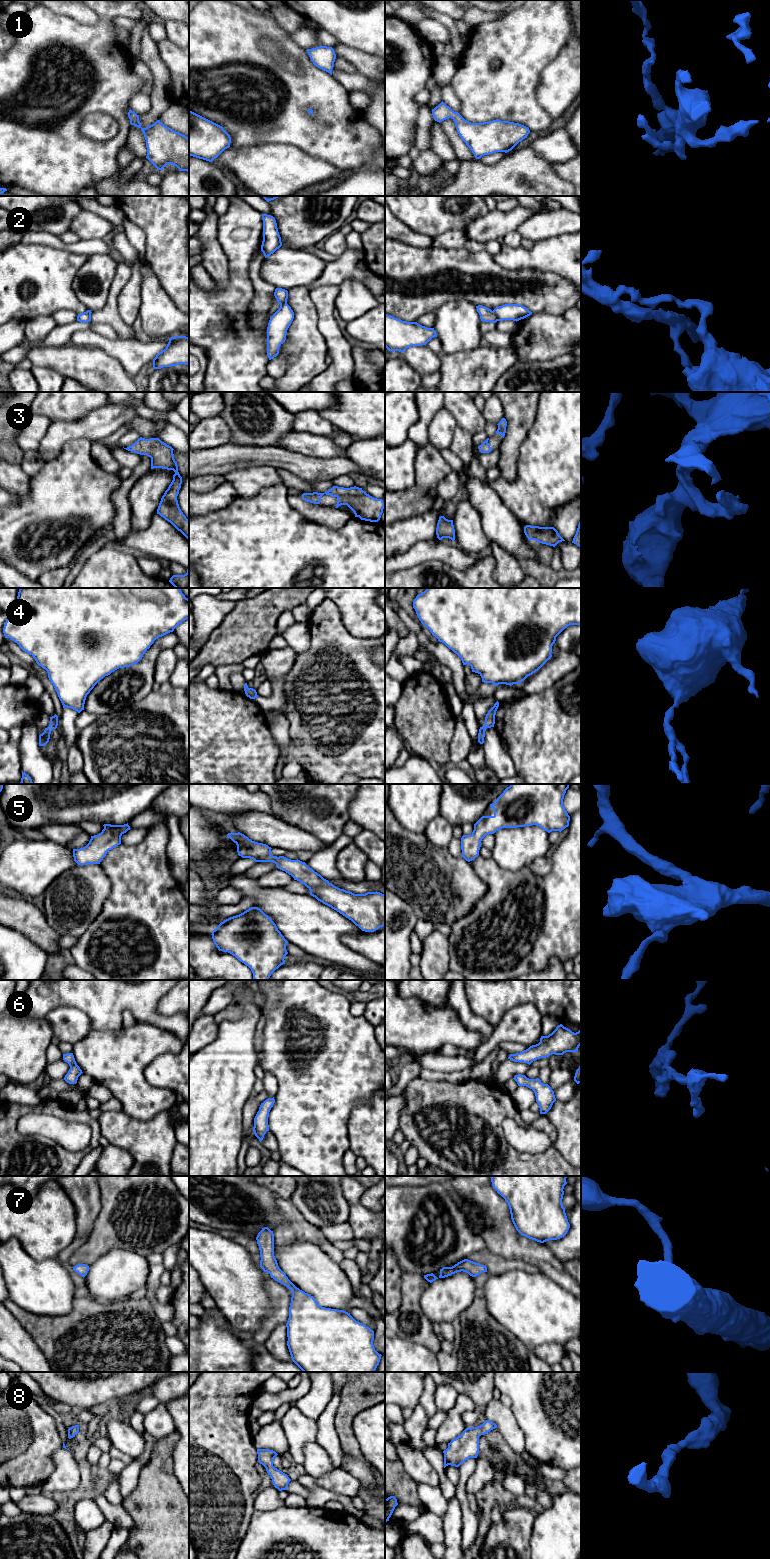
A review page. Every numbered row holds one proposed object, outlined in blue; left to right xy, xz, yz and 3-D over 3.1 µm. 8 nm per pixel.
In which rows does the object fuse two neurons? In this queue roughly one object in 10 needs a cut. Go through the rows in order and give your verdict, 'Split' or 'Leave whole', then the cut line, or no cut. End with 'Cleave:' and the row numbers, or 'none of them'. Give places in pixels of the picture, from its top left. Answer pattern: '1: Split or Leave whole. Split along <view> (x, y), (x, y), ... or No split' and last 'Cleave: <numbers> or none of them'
1: Leave whole. No split
2: Split. Split along yz (492, 311), (498, 320)
3: Leave whole. No split
4: Leave whole. No split
5: Leave whole. No split
6: Leave whole. No split
7: Leave whole. No split
8: Leave whole. No split
Cleave: 2

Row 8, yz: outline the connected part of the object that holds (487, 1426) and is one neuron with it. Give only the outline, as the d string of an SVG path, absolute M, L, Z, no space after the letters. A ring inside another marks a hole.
M486 1420L478 1427L466 1428L463 1433L448 1443L444 1453L444 1468L448 1465L459 1467L469 1458L477 1458L479 1437L497 1428L492 1421Z

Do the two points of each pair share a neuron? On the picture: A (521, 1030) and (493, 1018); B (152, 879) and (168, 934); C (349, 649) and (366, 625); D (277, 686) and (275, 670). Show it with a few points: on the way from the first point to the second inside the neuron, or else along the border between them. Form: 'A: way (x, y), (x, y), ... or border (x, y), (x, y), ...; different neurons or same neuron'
A: border (518, 1005), (510, 1008), (494, 1027); different neurons
B: way (152, 893), (156, 899), (155, 920); same neuron
C: border (341, 621), (345, 628), (354, 636), (374, 638); different neurons
D: border (284, 675), (272, 677), (269, 680); different neurons

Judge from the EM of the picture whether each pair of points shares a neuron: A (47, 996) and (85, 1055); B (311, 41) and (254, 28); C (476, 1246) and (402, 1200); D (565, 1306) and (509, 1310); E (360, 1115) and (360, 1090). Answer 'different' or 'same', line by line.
A: different
B: different
C: same
D: same
E: different

